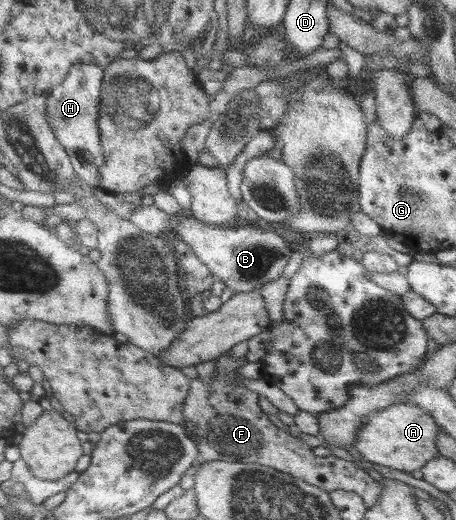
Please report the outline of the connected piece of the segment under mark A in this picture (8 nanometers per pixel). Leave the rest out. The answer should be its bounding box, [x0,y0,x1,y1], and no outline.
[354,403,440,473]

